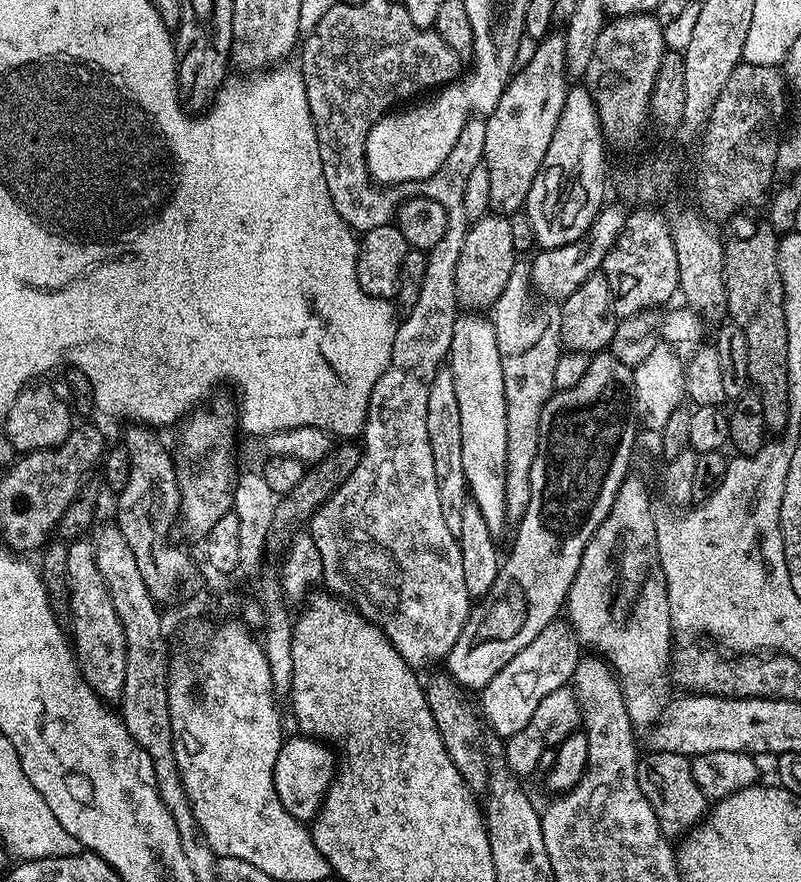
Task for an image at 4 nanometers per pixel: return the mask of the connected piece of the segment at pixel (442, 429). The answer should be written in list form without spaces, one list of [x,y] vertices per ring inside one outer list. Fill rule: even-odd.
[[[442,366],[439,368],[434,374],[434,382],[430,382],[430,398],[426,401],[426,434],[430,434],[430,454],[434,454],[434,474],[438,478],[438,498],[442,498],[442,518],[446,518],[446,527],[450,530],[450,534],[459,537],[462,530],[462,510],[470,503],[470,493],[466,474],[462,470],[462,421],[458,415],[458,398],[454,395],[454,374],[451,367]]]

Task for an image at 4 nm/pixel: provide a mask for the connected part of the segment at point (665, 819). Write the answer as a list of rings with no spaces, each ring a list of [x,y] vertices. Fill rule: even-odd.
[[[648,750],[636,761],[638,766],[638,786],[658,818],[662,834],[669,838],[680,838],[692,831],[704,819],[710,808],[710,801],[702,794],[698,782],[694,782],[692,761],[677,752],[658,752]]]

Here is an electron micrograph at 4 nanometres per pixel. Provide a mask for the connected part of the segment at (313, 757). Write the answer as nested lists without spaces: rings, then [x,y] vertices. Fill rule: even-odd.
[[[289,735],[278,750],[278,762],[274,762],[274,790],[278,790],[278,802],[290,810],[295,820],[311,822],[320,812],[324,795],[338,771],[338,764],[332,761],[331,754],[327,752],[329,749],[319,739],[295,735]]]

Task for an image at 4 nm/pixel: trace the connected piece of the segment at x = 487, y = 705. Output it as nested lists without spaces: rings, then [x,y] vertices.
[[[557,618],[526,646],[526,650],[518,650],[494,678],[482,689],[481,700],[478,700],[483,719],[492,727],[491,731],[501,738],[518,734],[530,722],[538,702],[546,698],[546,694],[554,694],[554,690],[565,687],[571,681],[576,663],[580,661],[582,645],[576,639],[571,623],[567,619]]]

